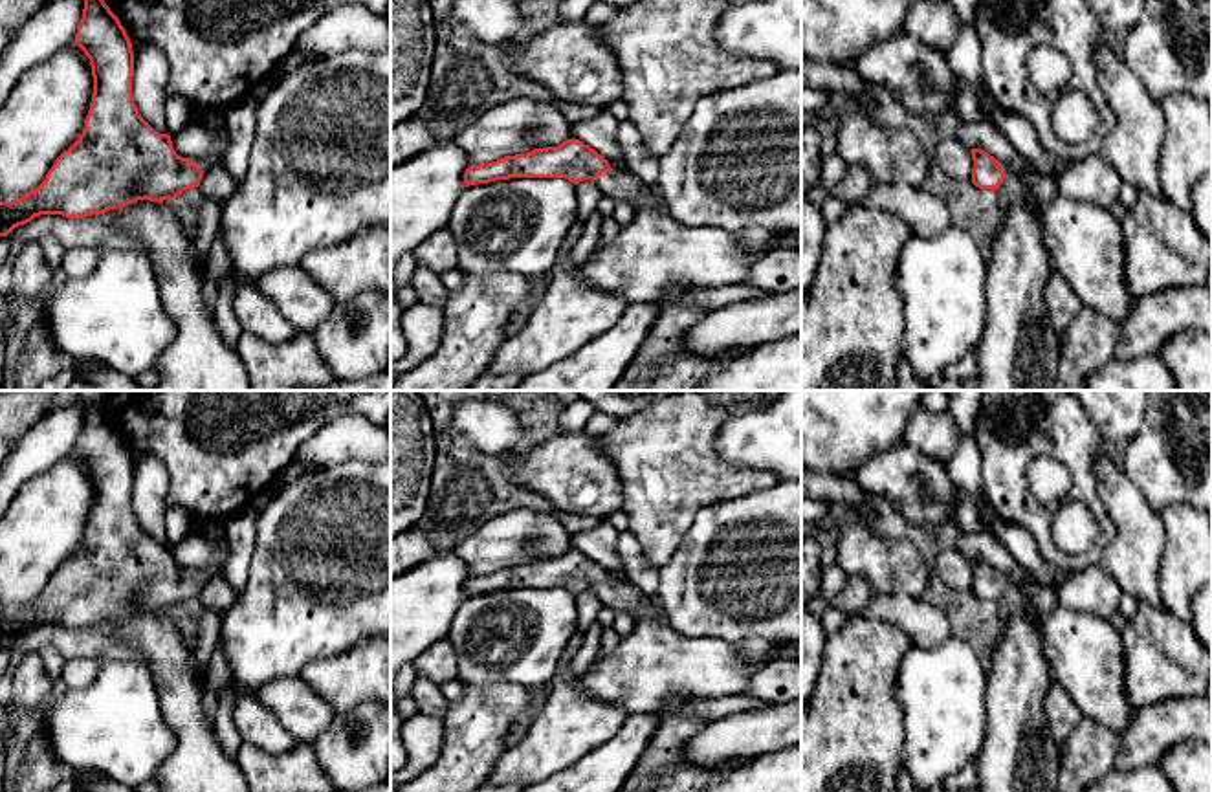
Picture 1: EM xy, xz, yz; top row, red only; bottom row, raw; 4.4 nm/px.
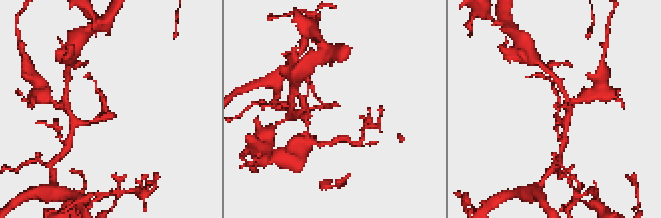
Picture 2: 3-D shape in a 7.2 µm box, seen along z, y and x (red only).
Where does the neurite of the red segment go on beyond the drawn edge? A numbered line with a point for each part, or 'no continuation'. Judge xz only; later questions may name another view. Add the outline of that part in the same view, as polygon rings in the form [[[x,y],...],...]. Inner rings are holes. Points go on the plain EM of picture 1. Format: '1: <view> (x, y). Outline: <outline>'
1: xz (622, 596). Outline: [[[611,581],[596,588],[600,603],[633,618],[644,612],[655,612],[656,607],[642,598],[642,592],[627,581]]]

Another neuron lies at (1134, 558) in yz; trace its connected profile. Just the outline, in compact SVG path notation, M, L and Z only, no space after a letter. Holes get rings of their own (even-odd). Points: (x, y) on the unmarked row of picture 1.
M1107 453L1096 460L1095 473L1100 500L1115 526L1113 541L1100 554L1100 568L1122 592L1140 603L1164 607L1159 570L1166 530L1161 515L1150 508L1137 484Z

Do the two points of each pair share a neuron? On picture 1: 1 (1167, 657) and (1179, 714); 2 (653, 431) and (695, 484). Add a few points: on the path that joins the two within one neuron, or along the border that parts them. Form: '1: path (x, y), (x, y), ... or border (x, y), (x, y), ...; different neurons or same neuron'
1: border (1192, 695), (1135, 708); different neurons
2: path (666, 444), (666, 455), (683, 472); same neuron

